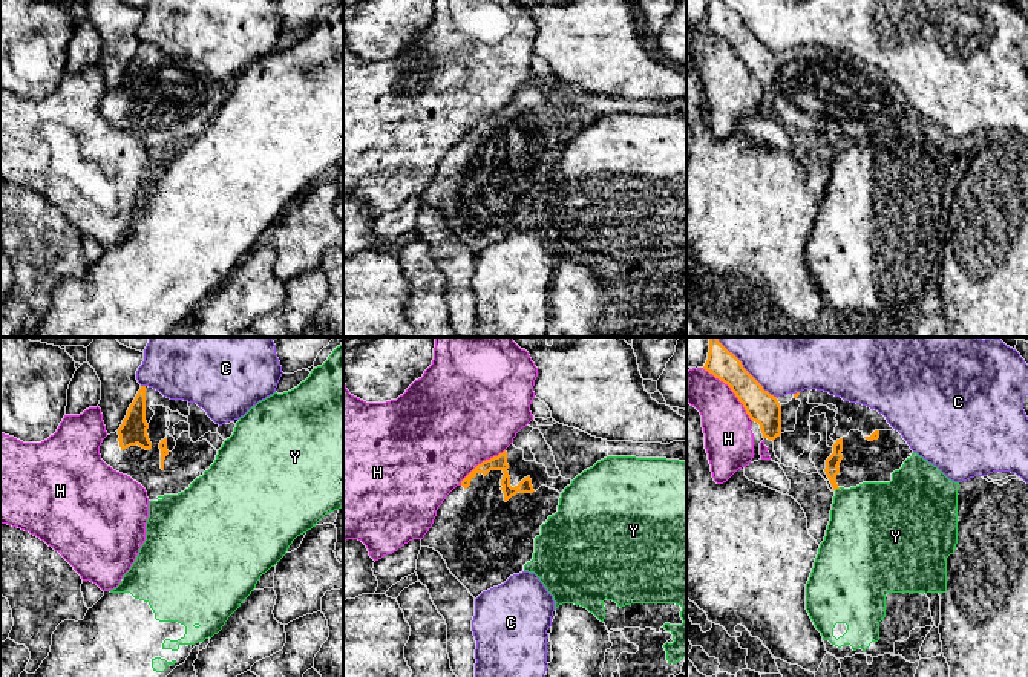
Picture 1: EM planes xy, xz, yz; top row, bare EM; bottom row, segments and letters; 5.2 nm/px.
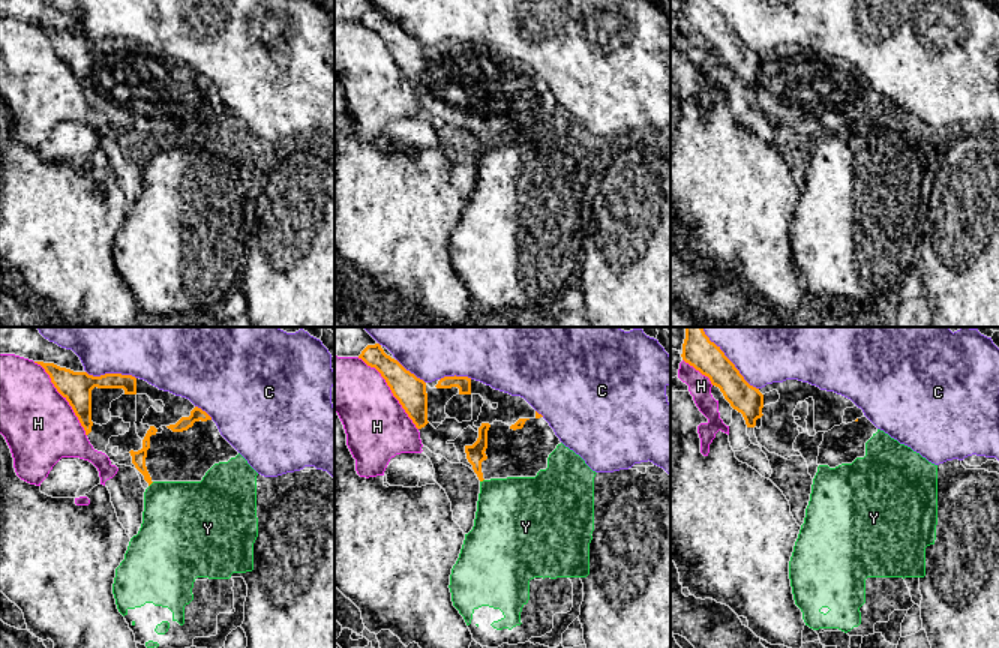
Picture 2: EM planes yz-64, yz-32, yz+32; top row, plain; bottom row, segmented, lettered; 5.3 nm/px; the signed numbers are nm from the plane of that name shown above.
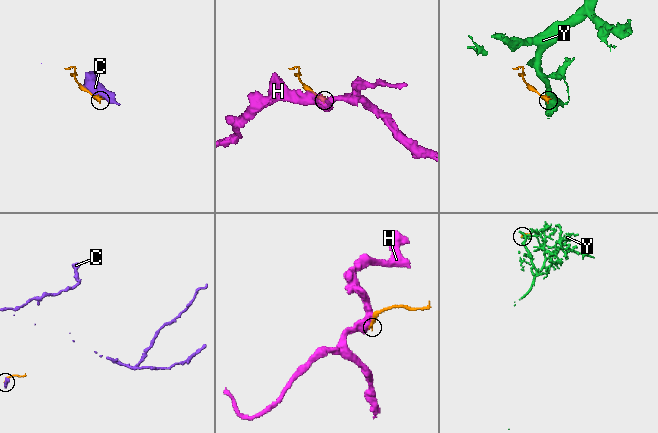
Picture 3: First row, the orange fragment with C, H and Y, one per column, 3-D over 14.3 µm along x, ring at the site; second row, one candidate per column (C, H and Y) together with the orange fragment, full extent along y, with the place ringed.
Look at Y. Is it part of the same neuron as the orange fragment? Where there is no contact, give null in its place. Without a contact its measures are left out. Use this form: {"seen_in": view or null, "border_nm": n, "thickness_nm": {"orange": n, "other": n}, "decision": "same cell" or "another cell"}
{"seen_in": "yz", "border_nm": 40, "thickness_nm": {"orange": 70, "other": 420}, "decision": "another cell"}

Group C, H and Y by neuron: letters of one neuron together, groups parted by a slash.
C / H / Y

